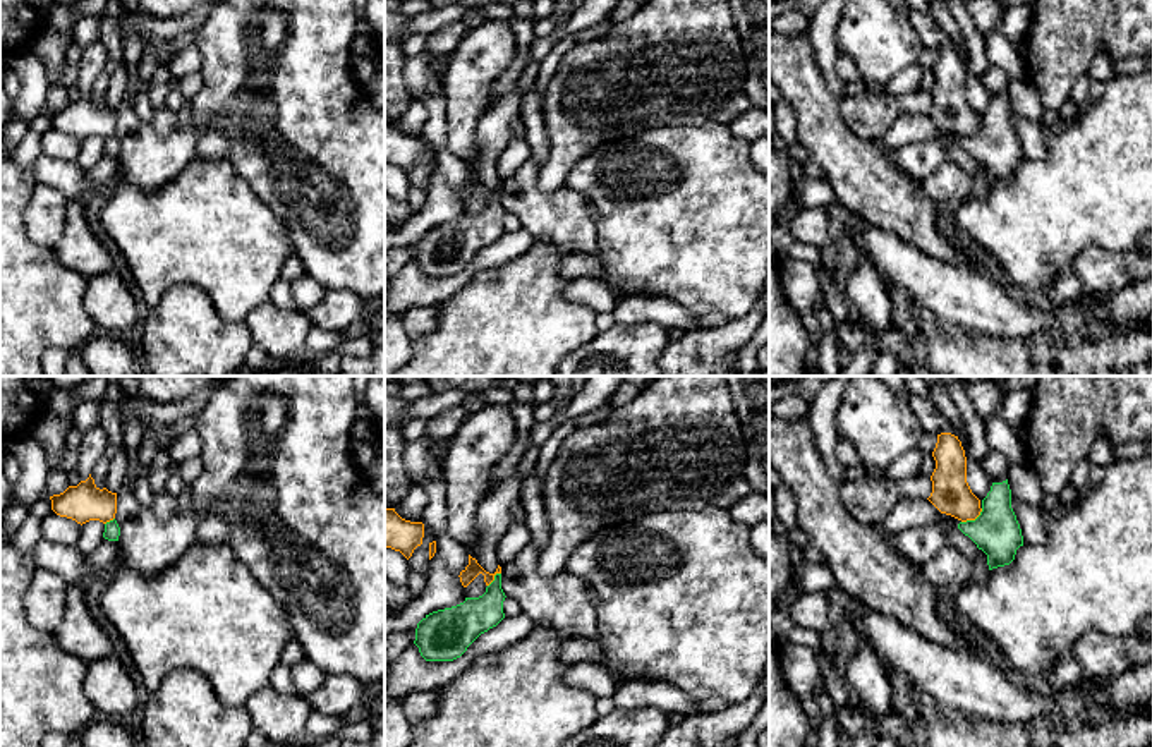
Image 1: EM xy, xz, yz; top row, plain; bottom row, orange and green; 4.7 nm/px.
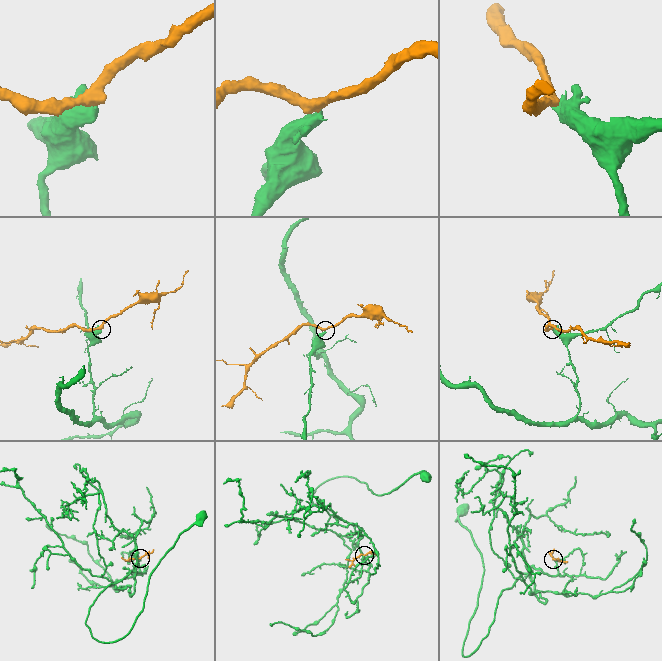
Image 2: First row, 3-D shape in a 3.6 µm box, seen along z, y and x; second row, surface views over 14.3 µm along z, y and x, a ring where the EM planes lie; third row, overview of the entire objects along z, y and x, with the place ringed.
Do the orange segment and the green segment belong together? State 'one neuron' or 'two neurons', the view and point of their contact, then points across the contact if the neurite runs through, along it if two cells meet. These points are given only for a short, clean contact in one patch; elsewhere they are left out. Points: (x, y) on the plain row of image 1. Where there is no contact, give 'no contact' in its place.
two neurons; contact yz (972, 134); border yz (982, 124), (974, 134), (962, 138)

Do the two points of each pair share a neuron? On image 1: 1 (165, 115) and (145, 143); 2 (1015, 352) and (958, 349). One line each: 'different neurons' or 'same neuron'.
1: different neurons
2: same neuron

